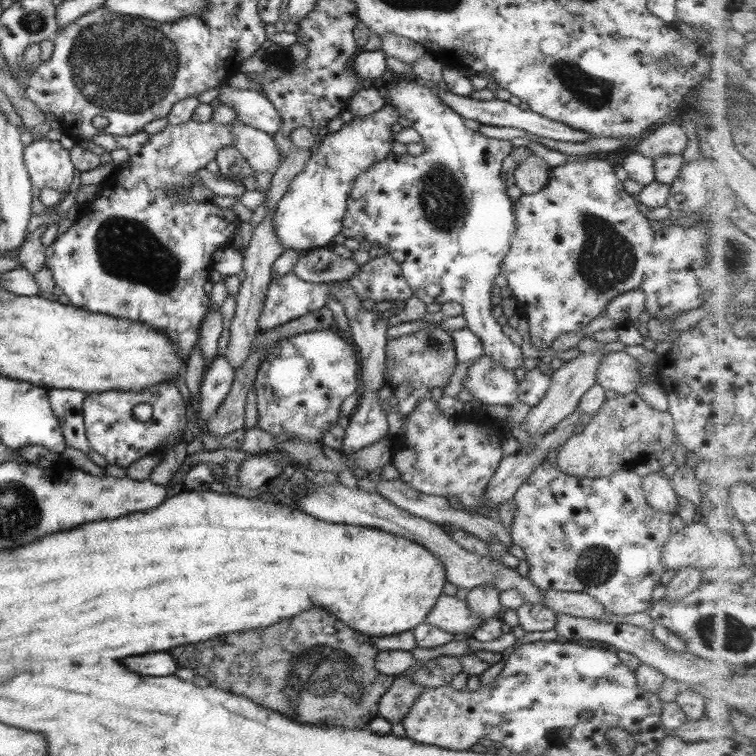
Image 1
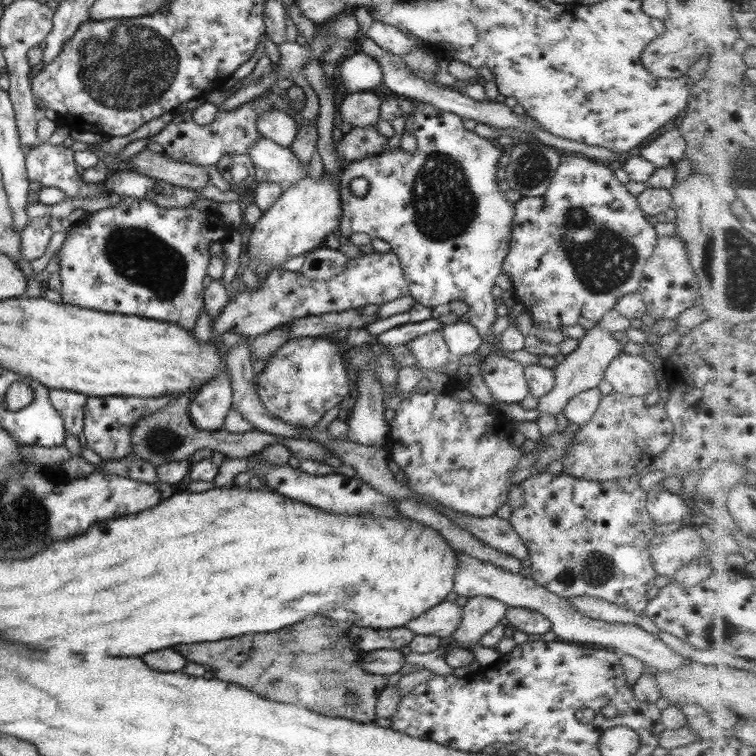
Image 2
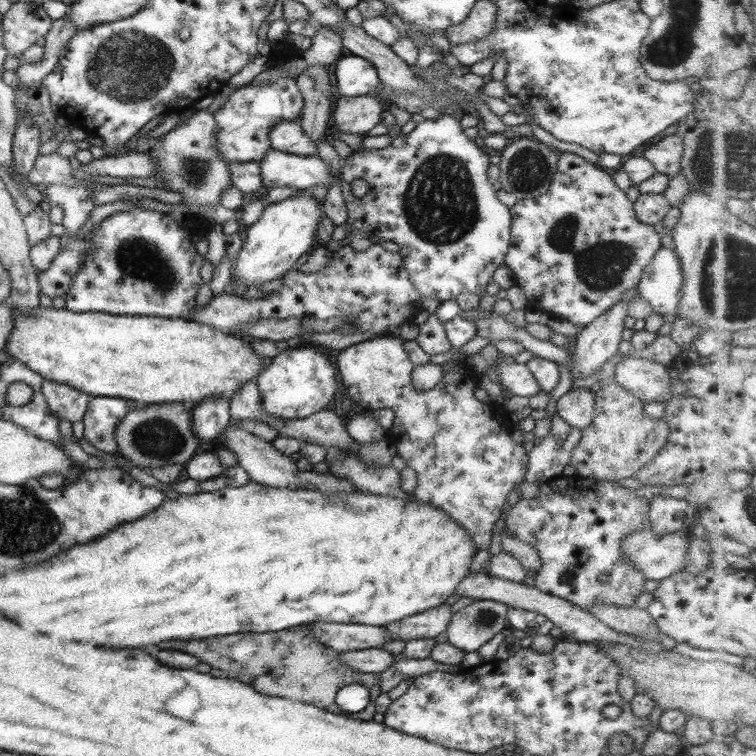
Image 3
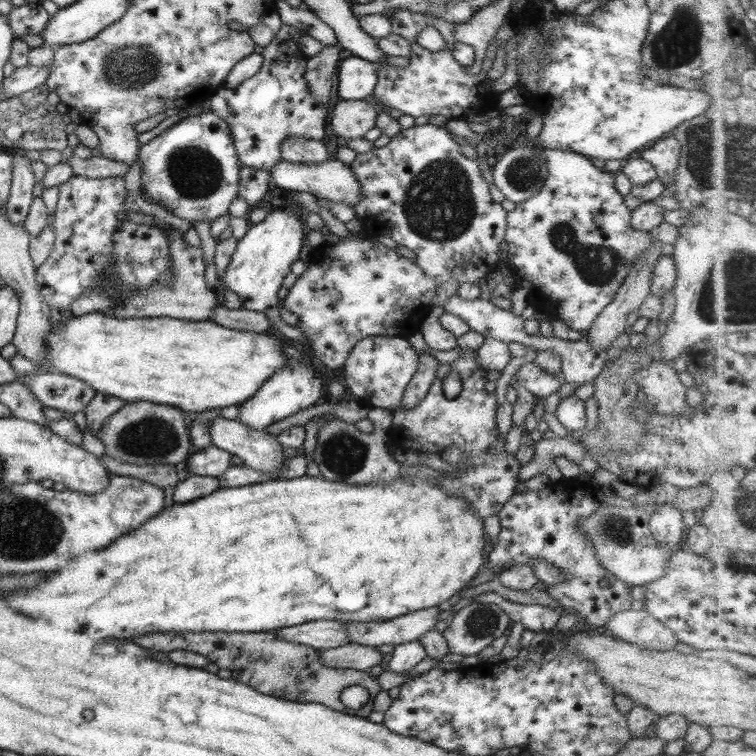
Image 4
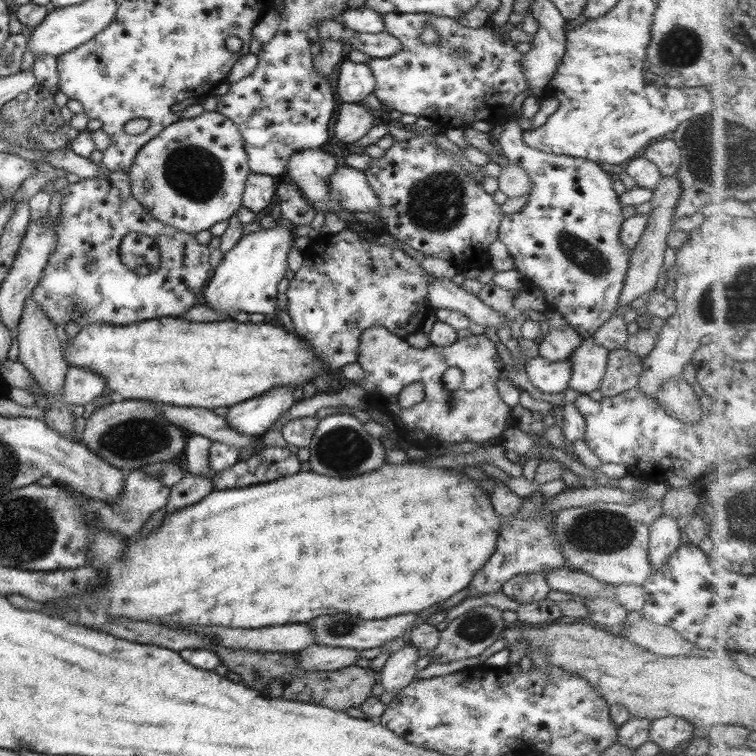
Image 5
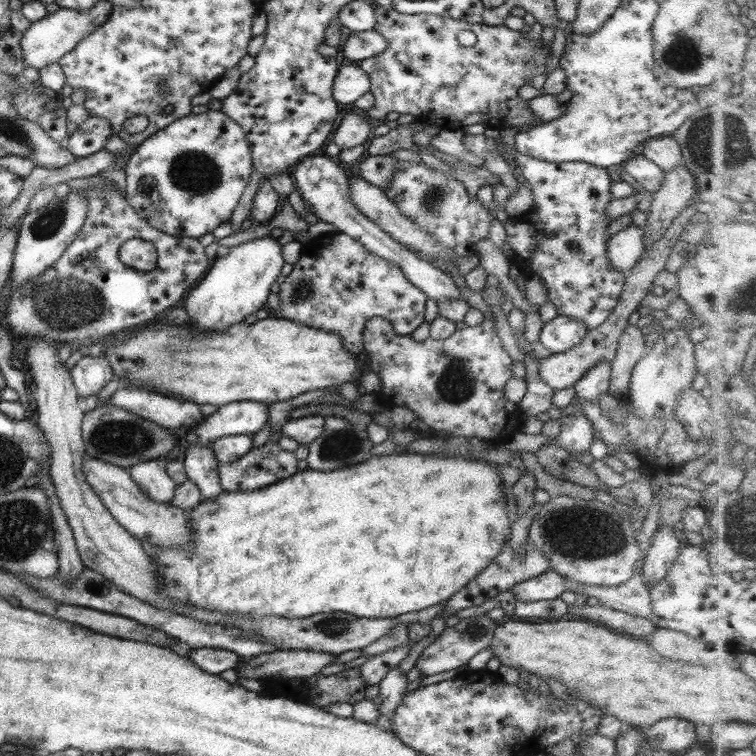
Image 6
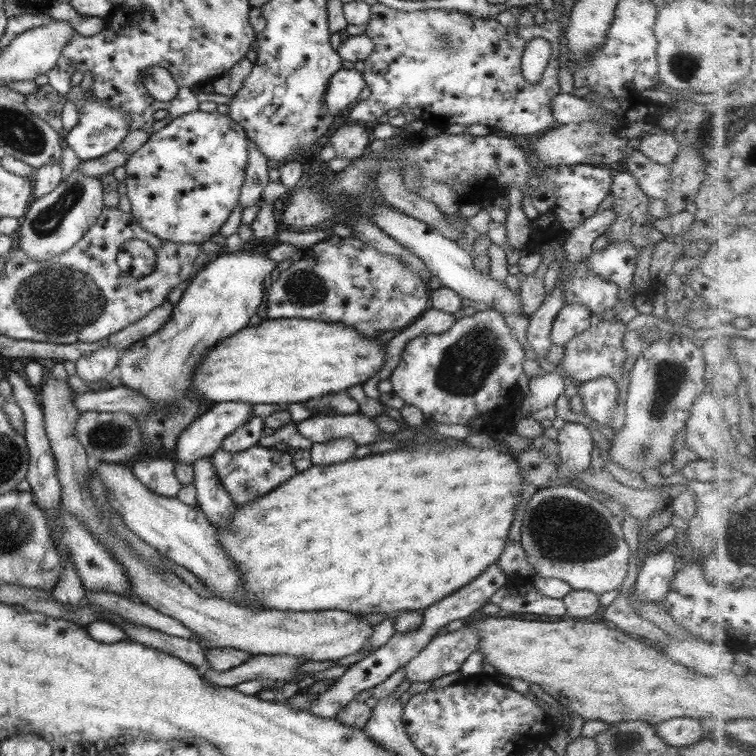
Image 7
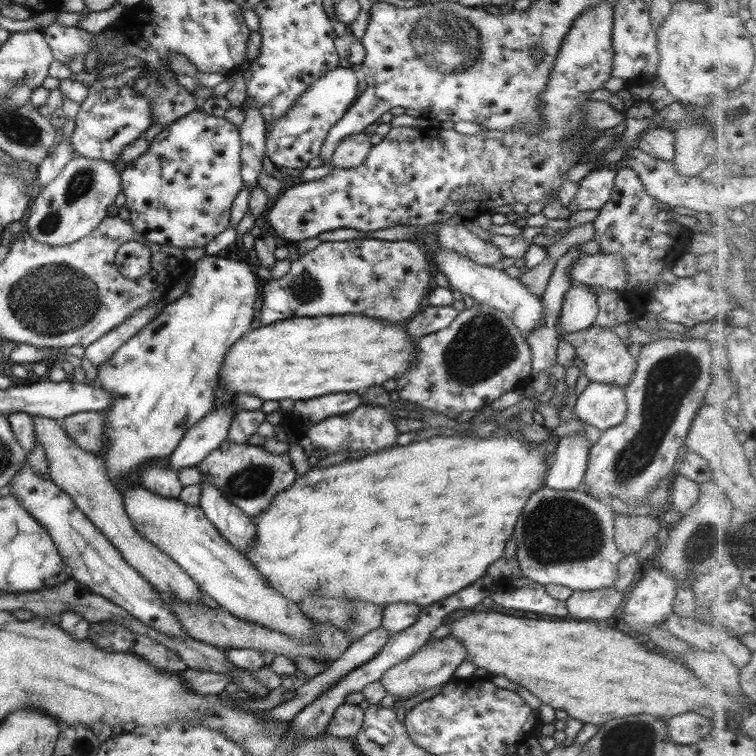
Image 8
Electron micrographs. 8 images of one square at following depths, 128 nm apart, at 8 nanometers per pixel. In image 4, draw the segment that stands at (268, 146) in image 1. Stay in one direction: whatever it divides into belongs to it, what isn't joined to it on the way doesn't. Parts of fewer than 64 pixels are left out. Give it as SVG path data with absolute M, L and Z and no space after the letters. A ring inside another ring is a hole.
M327 159L317 164L291 164L291 162L279 160L269 170L269 182L271 186L277 186L285 191L309 192L317 199L325 198L329 202L343 202L350 207L359 200L359 183L351 167L337 159Z

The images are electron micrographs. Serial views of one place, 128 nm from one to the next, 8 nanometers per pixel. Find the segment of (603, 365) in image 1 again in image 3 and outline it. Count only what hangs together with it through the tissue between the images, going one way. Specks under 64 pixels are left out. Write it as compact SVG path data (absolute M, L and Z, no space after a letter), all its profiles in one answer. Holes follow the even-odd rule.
M623 357L612 364L610 380L634 394L641 402L666 403L671 396L668 366L645 358Z

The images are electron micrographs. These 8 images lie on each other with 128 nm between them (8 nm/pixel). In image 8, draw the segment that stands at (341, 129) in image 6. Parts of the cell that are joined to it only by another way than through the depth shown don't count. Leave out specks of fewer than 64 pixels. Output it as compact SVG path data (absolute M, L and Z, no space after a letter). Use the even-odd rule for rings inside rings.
M363 132L349 134L337 142L337 146L330 156L330 164L341 169L361 166L361 162L365 160L371 146L369 137Z

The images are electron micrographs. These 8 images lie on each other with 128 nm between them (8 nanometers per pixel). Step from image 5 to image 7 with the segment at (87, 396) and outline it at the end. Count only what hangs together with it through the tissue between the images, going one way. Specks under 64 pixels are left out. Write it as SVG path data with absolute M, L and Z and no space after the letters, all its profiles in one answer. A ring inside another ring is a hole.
M103 345L93 350L93 353L81 355L74 362L76 375L87 386L97 386L99 380L110 377L111 369L117 364L118 352L115 345Z

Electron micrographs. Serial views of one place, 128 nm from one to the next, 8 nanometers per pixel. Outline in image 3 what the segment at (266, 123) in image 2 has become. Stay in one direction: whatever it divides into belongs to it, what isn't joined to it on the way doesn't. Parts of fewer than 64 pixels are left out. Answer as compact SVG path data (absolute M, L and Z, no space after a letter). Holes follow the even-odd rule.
M283 120L277 122L269 130L269 144L271 148L295 154L297 156L311 156L316 154L315 143L303 133L298 120Z

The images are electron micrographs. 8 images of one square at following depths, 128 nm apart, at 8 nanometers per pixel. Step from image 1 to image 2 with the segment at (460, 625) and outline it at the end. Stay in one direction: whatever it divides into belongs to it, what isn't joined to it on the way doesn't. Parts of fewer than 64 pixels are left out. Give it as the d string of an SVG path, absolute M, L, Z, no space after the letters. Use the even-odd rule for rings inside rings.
M443 600L405 623L404 627L413 635L425 634L425 636L445 638L451 636L451 633L457 629L457 625L461 622L461 613L461 607L454 601Z

